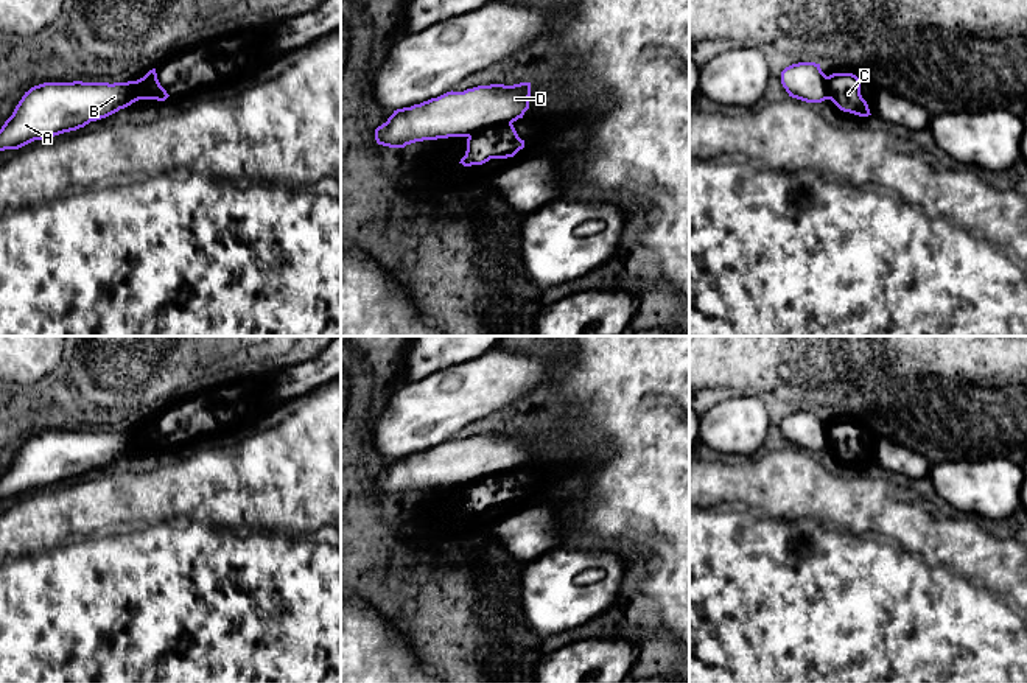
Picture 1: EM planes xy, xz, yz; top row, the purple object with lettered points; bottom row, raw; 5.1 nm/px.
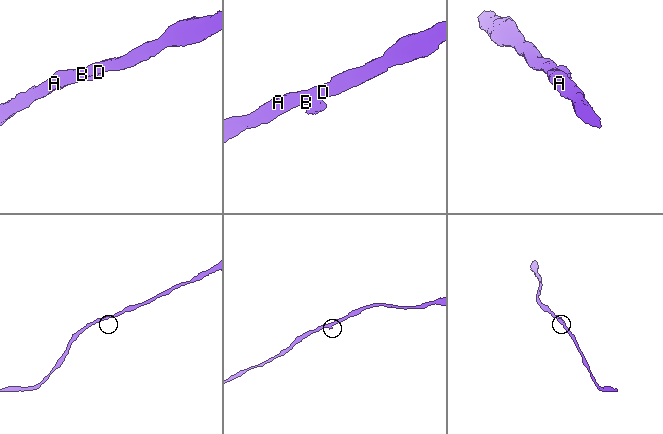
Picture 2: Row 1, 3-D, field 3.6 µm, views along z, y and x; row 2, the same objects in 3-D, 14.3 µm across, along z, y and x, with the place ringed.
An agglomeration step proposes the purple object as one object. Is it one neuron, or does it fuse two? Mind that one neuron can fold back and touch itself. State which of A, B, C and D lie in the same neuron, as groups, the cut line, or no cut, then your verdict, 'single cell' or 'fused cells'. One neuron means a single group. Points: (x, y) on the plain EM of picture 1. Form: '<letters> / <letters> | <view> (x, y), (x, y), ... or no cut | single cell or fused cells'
A B D / C | xz (511, 470), (484, 475), (469, 486) | fused cells

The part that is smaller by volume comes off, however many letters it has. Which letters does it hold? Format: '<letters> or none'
C

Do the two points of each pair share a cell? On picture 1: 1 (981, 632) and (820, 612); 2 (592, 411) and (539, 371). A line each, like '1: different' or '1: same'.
1: same
2: different

